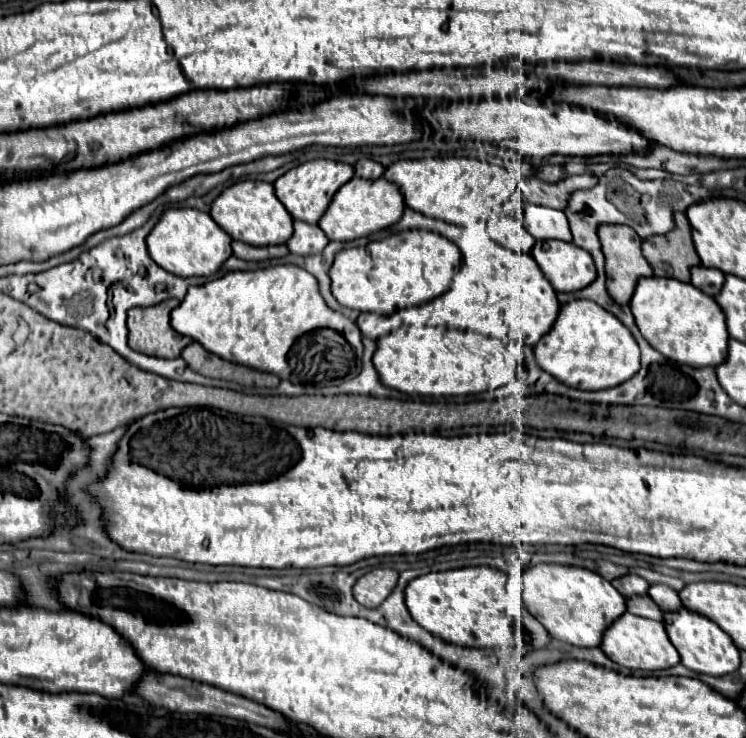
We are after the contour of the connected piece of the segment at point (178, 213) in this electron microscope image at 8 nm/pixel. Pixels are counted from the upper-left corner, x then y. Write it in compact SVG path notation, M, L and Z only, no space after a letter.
M193 208L165 210L161 220L147 236L147 250L163 270L181 278L209 276L217 272L219 266L233 254L231 236L223 232L207 212Z

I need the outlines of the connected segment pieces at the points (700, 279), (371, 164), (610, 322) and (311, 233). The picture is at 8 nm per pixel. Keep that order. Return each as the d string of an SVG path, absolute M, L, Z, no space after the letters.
M705 266L691 268L691 284L709 296L717 296L719 290L723 288L723 282L725 274L717 268L705 268Z
M361 158L353 168L355 168L355 176L359 178L381 178L385 170L381 164L377 164L371 158Z
M591 300L565 304L551 328L535 346L537 364L559 382L581 390L607 390L639 372L639 346L633 334L611 312Z
M295 220L295 232L291 240L287 242L287 248L289 252L299 254L299 256L311 256L311 254L321 254L327 242L329 240L319 226L311 226L307 222Z

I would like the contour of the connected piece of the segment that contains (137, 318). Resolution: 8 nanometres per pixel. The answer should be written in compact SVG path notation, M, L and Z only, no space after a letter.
M165 300L149 308L131 308L127 316L129 346L159 358L179 358L181 350L189 346L193 338L171 328L169 314L177 306L179 300Z

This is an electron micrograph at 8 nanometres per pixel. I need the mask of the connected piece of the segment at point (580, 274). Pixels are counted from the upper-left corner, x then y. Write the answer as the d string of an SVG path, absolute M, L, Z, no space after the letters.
M537 240L531 254L557 292L581 290L597 276L591 254L571 242Z

